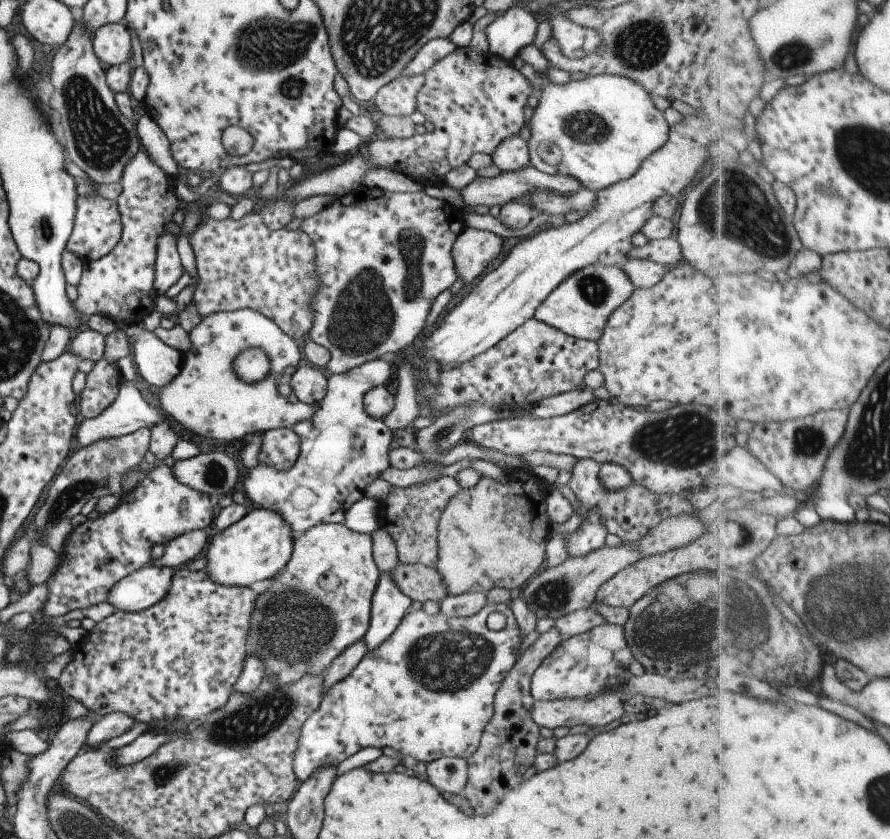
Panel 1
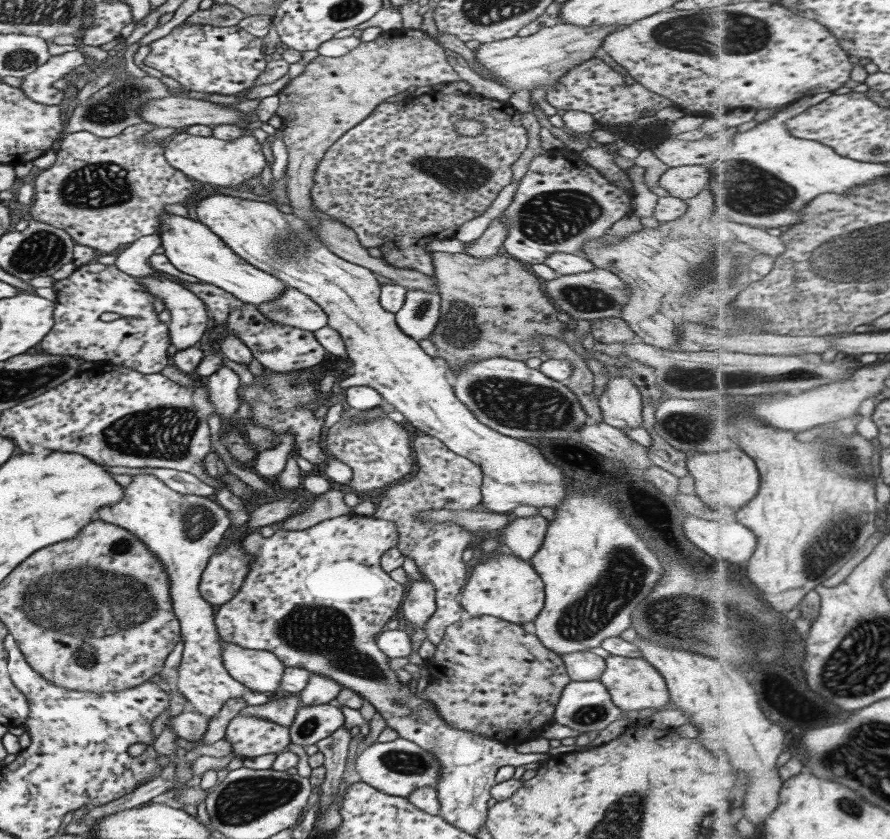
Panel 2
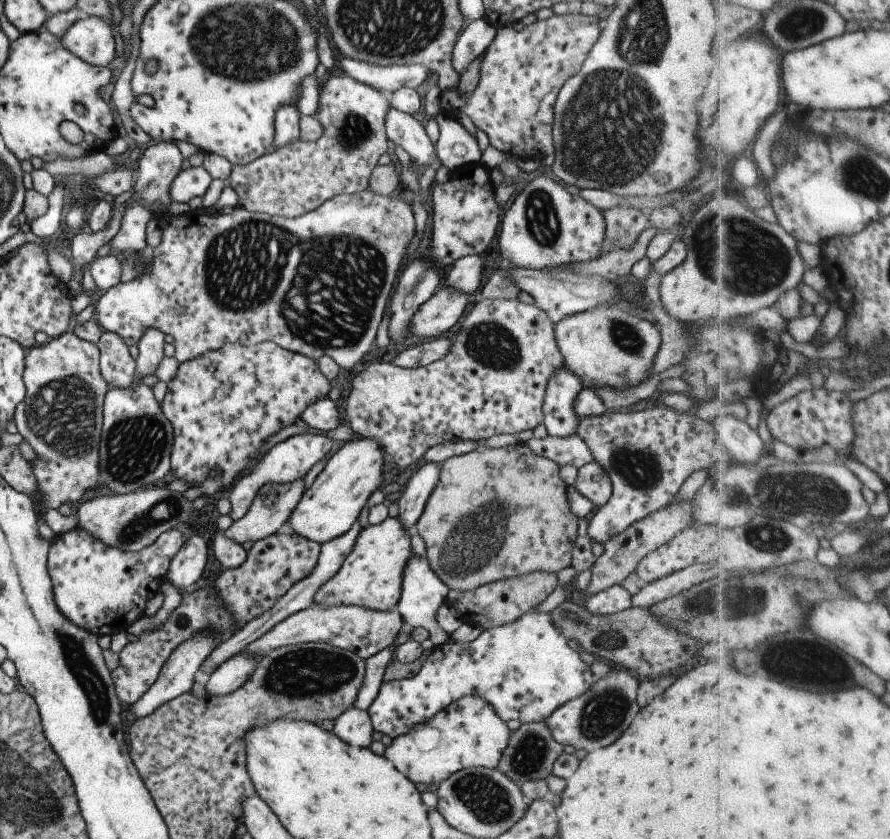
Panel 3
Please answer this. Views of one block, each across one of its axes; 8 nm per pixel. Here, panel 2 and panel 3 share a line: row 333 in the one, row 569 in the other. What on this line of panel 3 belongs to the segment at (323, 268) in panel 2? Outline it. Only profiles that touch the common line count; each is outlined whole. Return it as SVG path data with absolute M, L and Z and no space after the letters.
M398 516L363 528L335 575L315 592L314 602L323 606L354 605L375 611L393 610L400 596L403 568L412 556L410 537L411 534L402 532Z

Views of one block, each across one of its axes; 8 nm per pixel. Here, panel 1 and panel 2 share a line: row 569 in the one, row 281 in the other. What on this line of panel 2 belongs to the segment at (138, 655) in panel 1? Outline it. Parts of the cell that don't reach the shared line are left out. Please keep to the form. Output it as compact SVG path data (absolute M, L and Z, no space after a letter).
M170 276L169 278L178 282L194 295L197 295L199 300L203 301L207 316L208 314L211 316L215 325L225 323L227 320L227 313L229 313L233 307L243 305L243 302L237 300L233 294L229 294L228 292L225 292L225 290L217 288L215 285L205 282L190 283L176 278L175 276Z

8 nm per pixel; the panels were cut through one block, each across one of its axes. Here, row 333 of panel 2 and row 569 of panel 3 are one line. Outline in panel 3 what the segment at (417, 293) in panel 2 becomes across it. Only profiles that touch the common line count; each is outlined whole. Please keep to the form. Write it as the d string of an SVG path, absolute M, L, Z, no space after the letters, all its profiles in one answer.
M426 554L424 556L412 556L407 560L401 574L400 596L394 610L399 614L404 626L420 627L428 633L428 639L434 647L449 643L451 638L439 626L434 618L437 609L446 604L448 589L438 580L431 571Z

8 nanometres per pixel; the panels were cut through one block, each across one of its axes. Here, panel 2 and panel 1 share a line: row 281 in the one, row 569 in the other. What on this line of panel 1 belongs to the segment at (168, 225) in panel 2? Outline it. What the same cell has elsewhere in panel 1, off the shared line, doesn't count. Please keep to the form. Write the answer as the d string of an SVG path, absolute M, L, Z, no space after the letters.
M255 507L245 513L239 522L234 522L208 540L207 550L204 552L207 564L202 569L203 574L211 582L221 586L248 587L253 582L273 578L291 558L291 536L295 533L279 512Z

